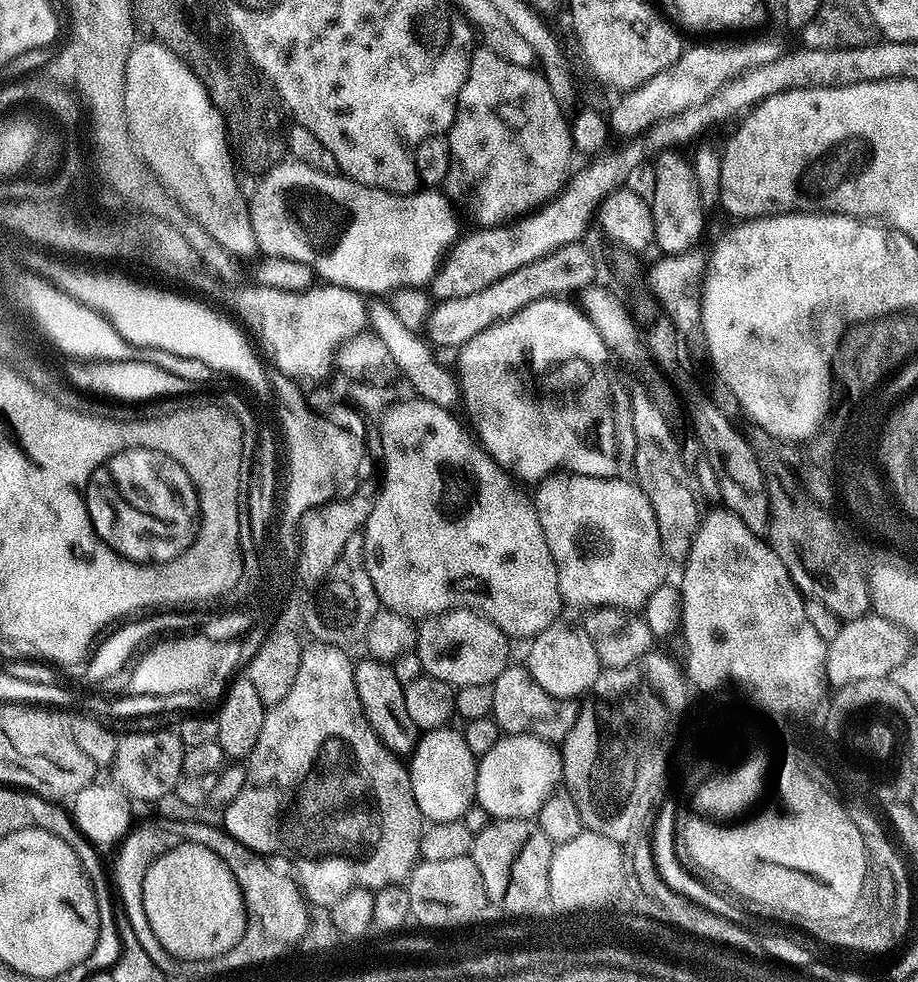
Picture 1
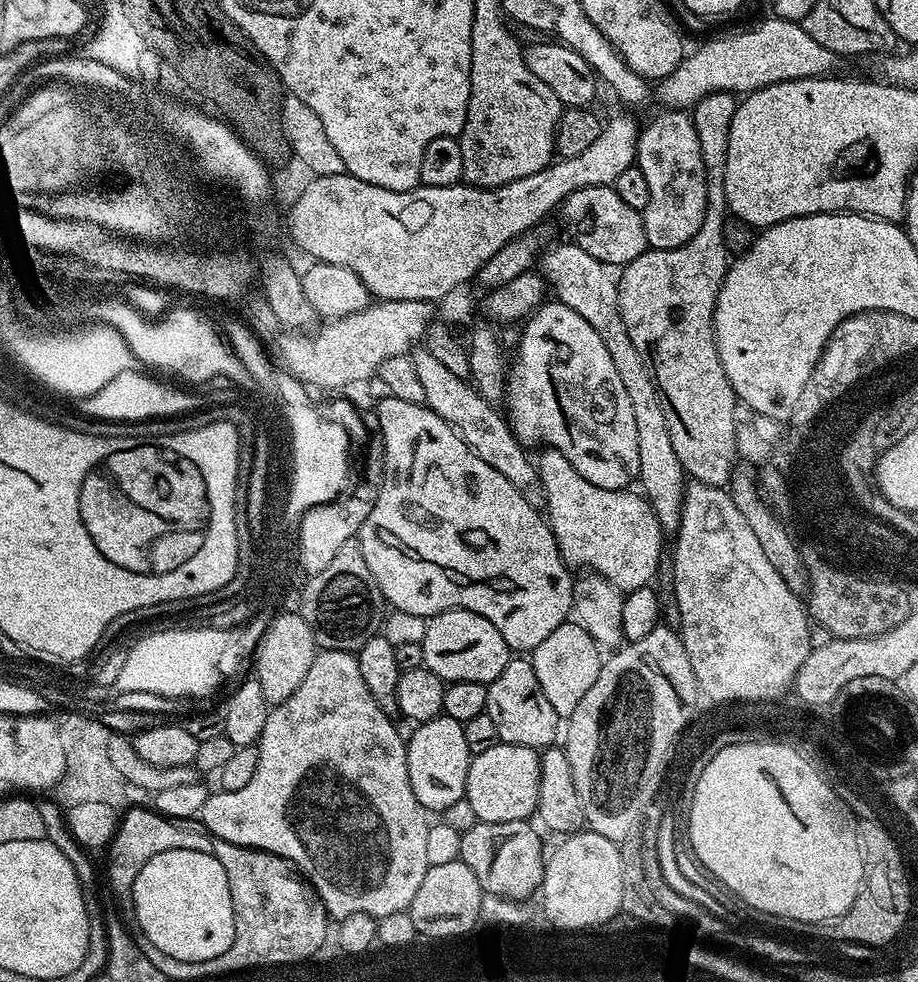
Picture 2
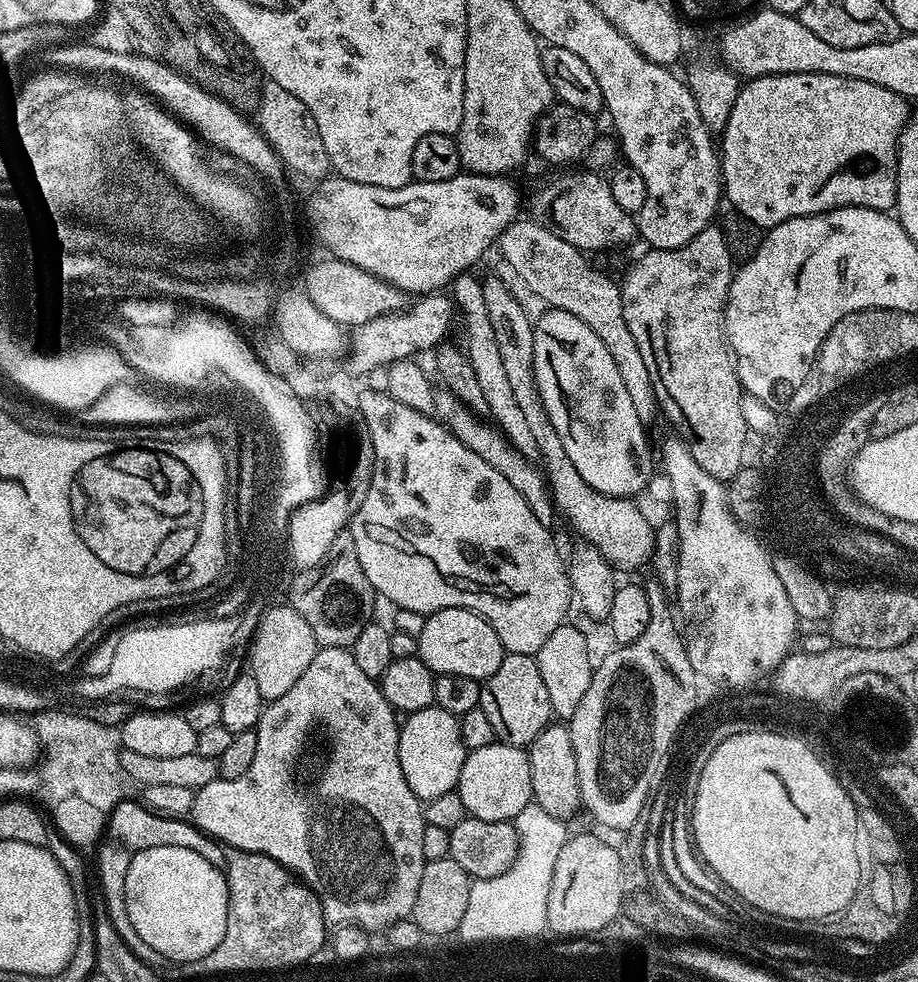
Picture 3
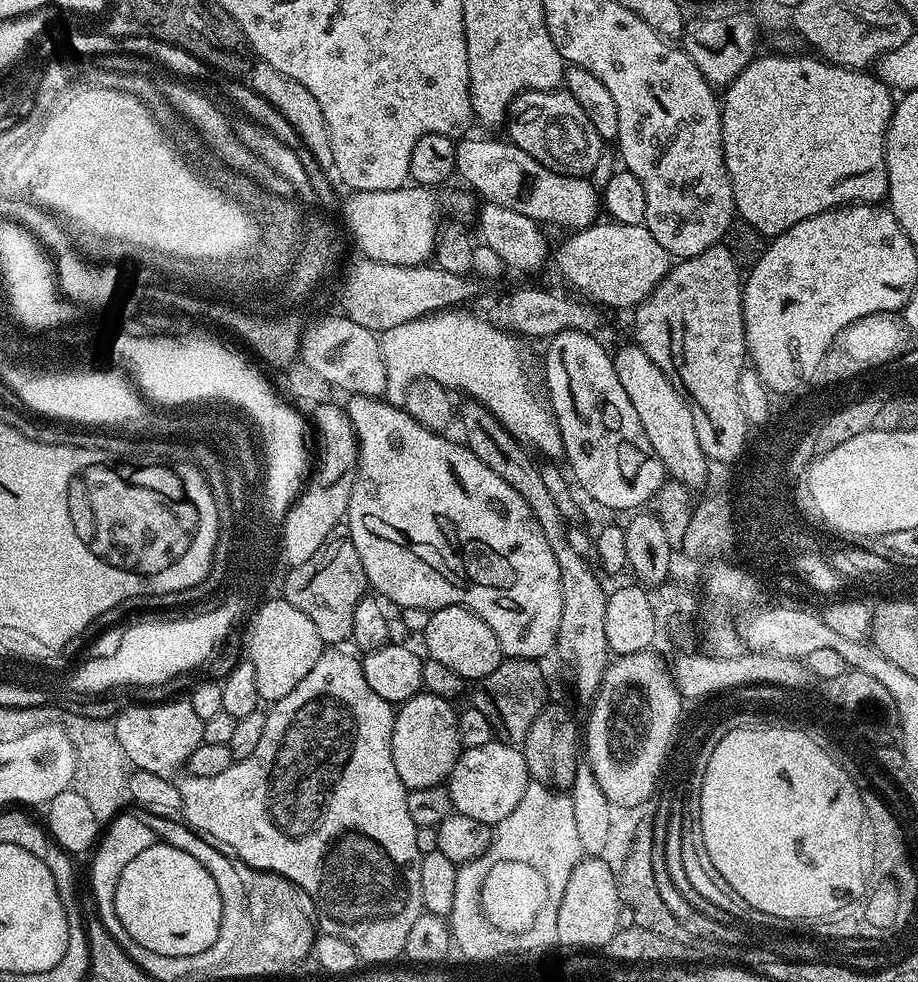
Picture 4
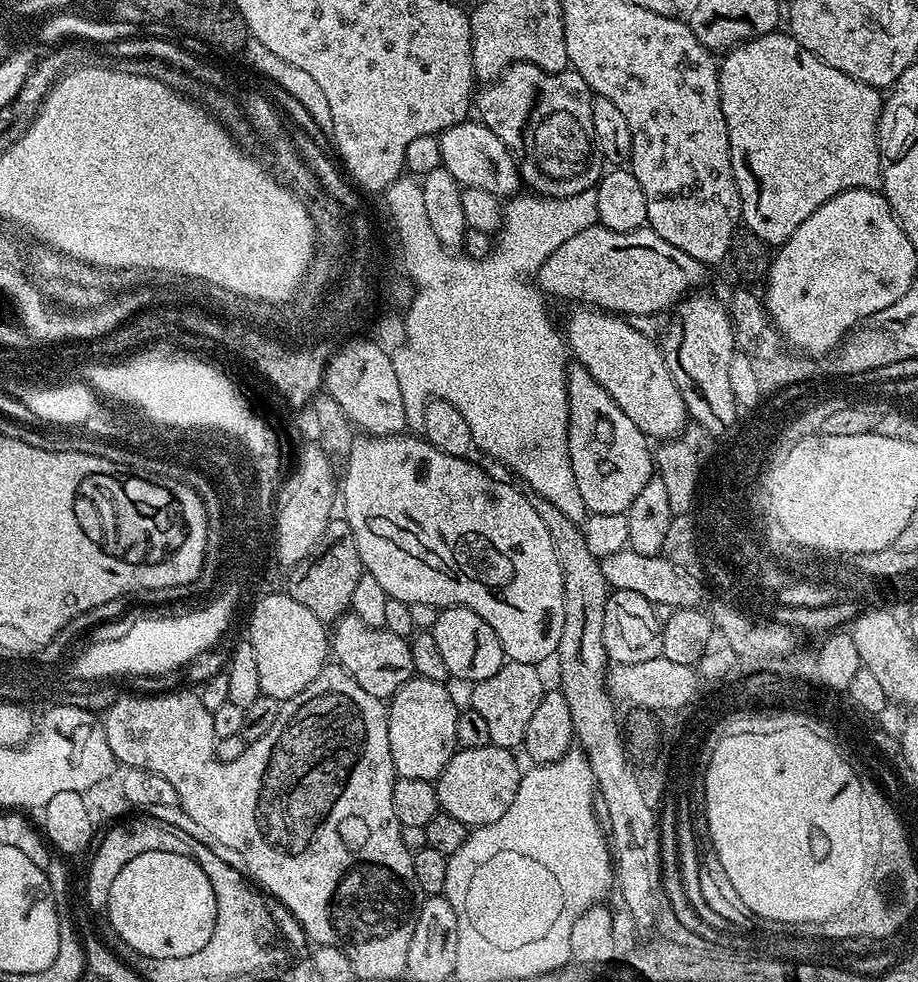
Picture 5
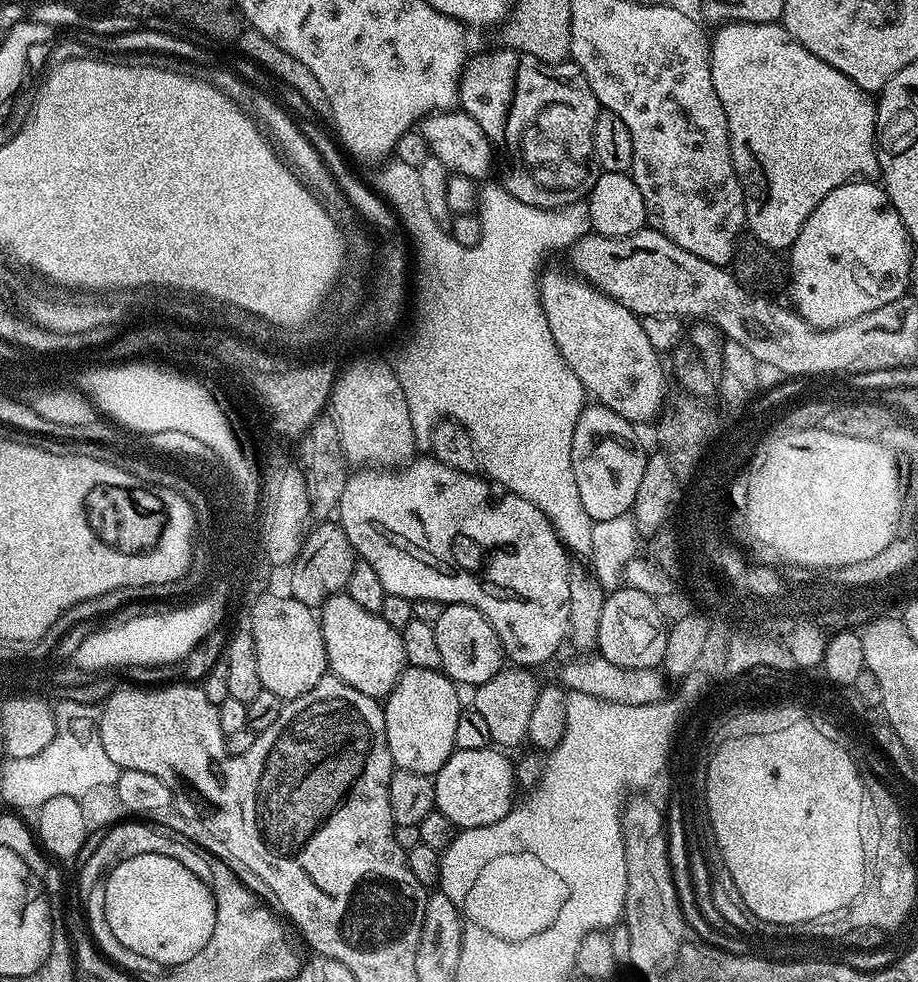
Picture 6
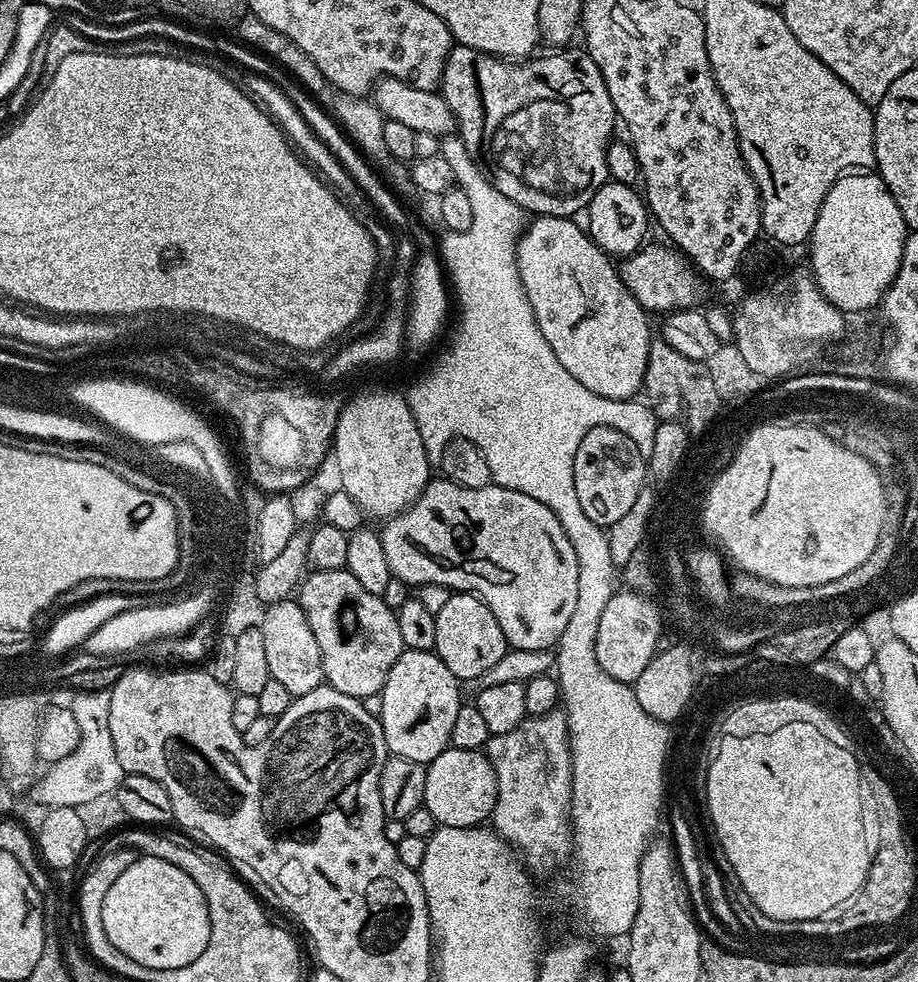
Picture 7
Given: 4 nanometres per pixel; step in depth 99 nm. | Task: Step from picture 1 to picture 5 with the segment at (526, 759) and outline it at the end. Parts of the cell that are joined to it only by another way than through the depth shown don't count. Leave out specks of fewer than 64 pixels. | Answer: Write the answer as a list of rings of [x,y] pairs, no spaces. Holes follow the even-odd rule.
[[[494,743],[478,750],[462,748],[456,751],[439,780],[435,781],[443,815],[458,818],[458,822],[469,826],[498,822],[498,818],[510,810],[510,802],[514,802],[514,794],[518,794],[520,785],[522,767],[512,756],[515,756],[513,749],[499,748]]]

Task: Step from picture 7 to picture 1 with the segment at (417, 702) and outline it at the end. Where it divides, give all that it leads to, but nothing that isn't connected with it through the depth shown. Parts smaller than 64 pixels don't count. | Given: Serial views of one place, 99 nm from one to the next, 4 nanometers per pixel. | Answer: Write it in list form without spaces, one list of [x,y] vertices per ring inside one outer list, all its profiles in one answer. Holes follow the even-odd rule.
[[[445,726],[424,732],[416,742],[416,749],[410,754],[408,773],[410,786],[414,790],[414,802],[418,802],[418,810],[423,814],[425,821],[457,820],[463,817],[464,812],[471,808],[476,798],[476,770],[478,757],[470,754],[470,746],[466,746],[466,738],[459,727]]]

